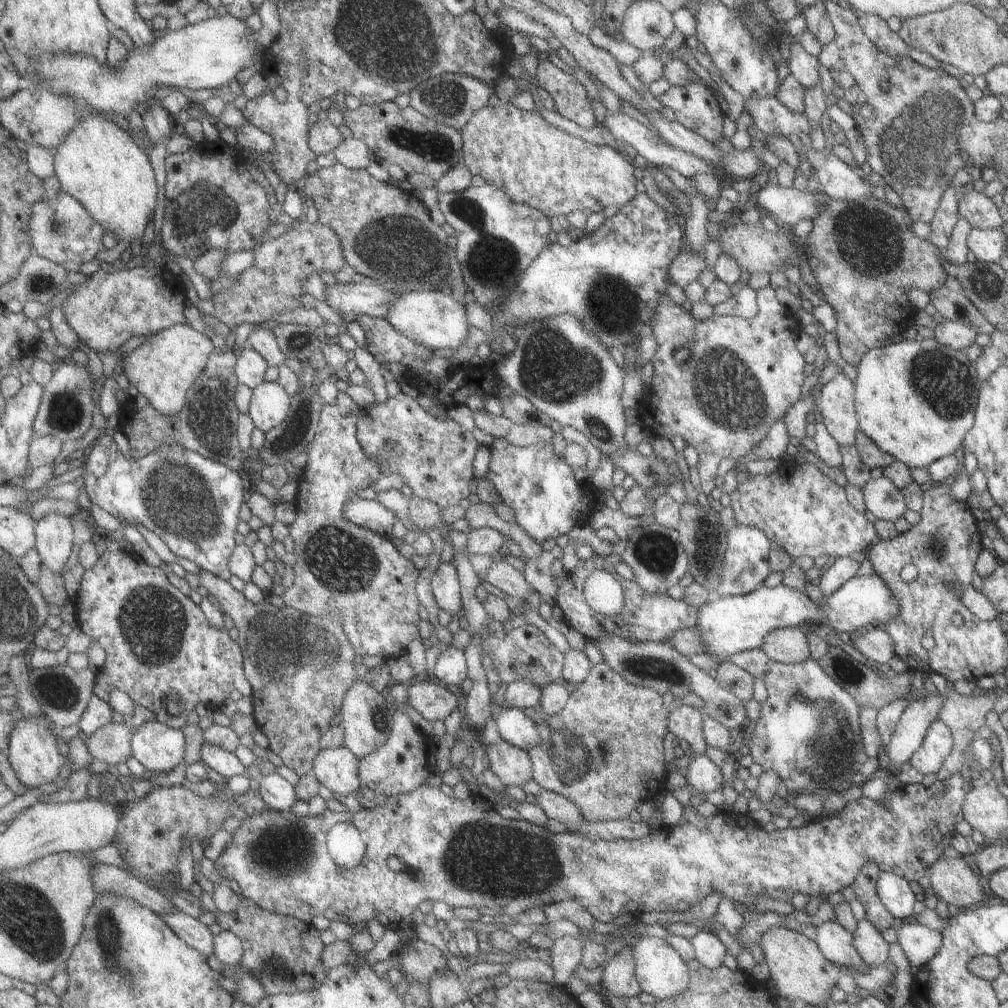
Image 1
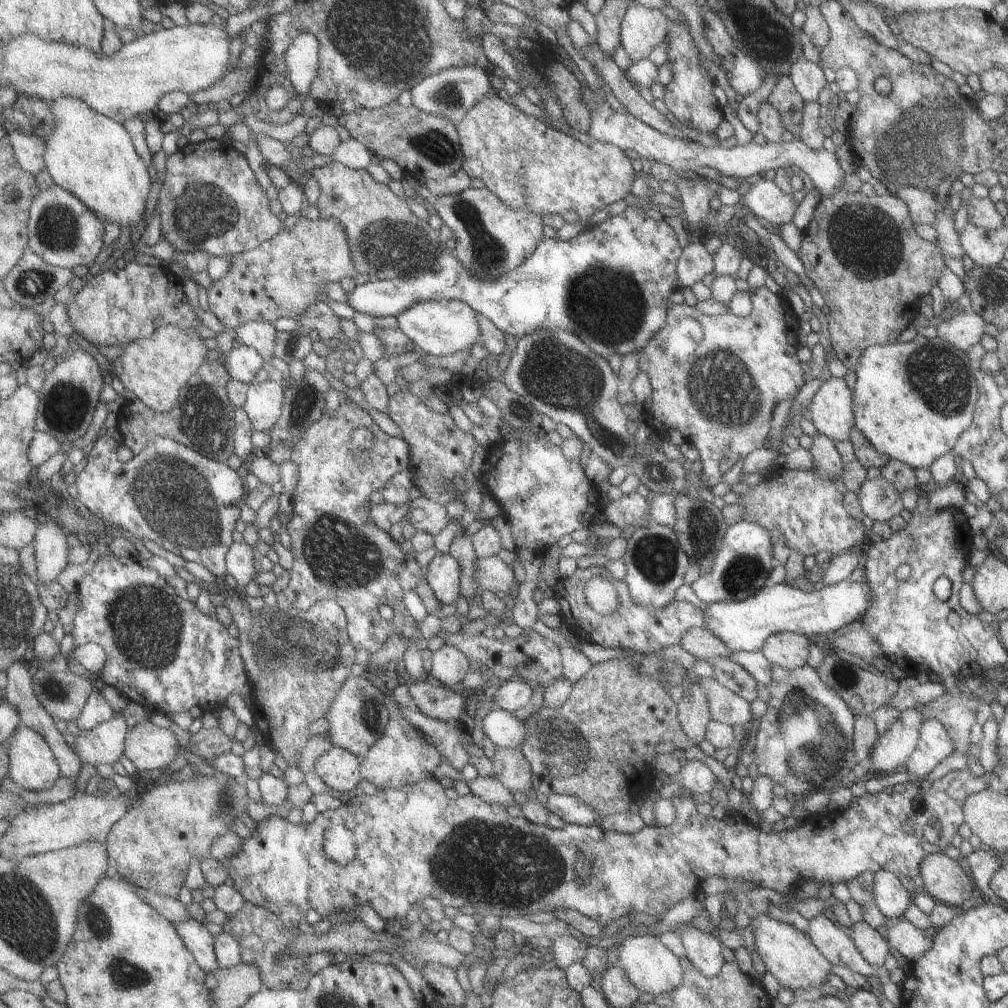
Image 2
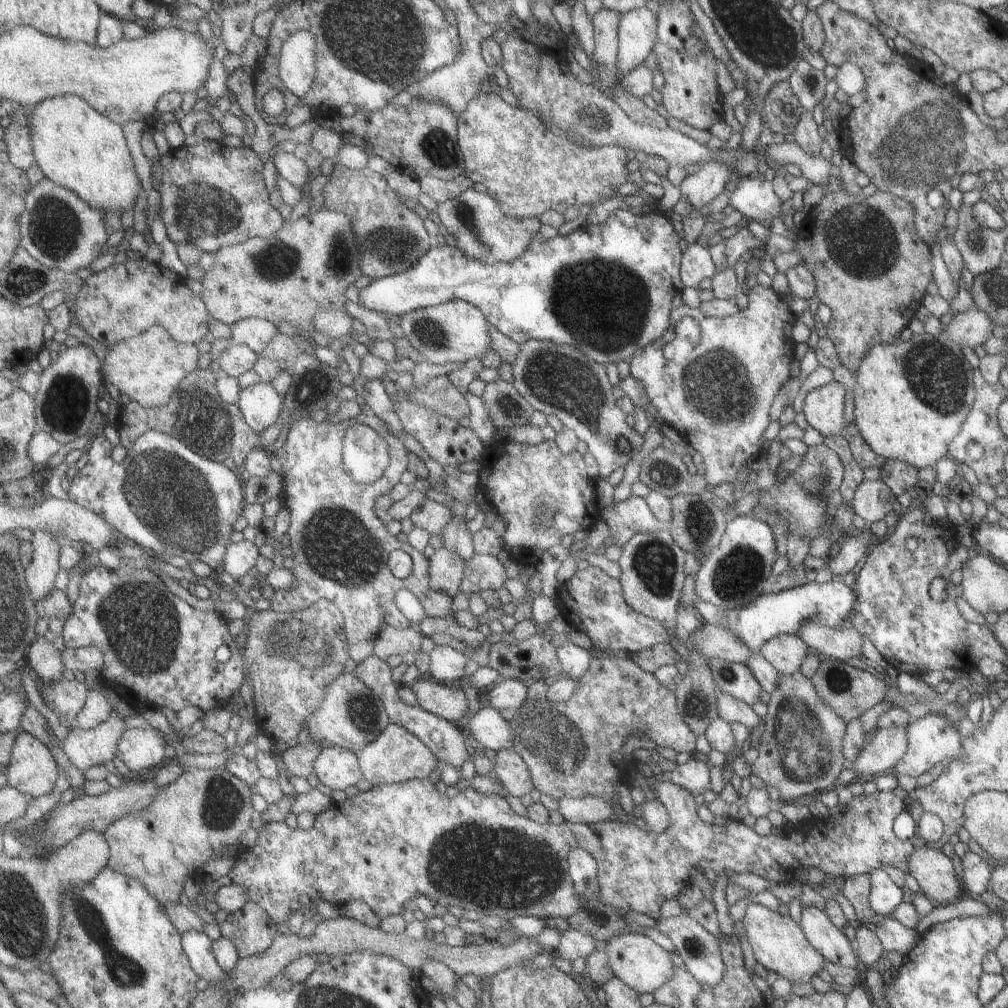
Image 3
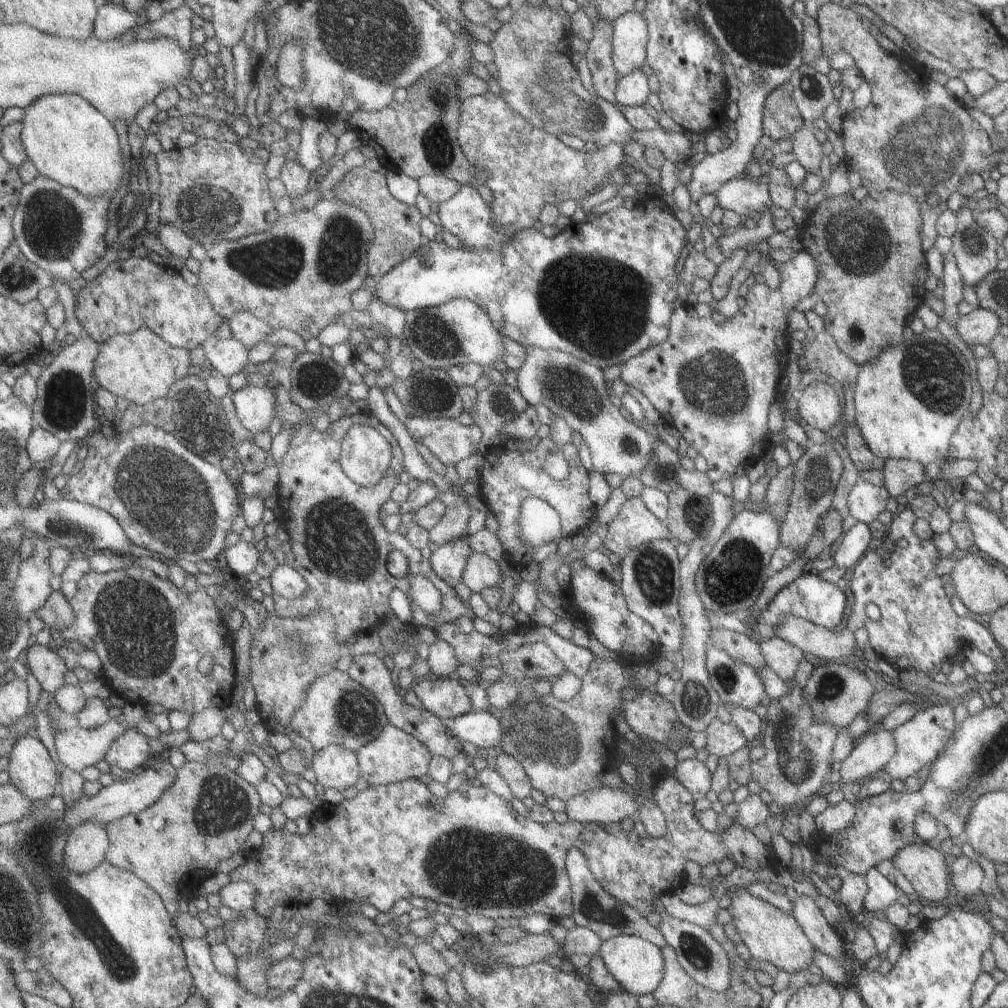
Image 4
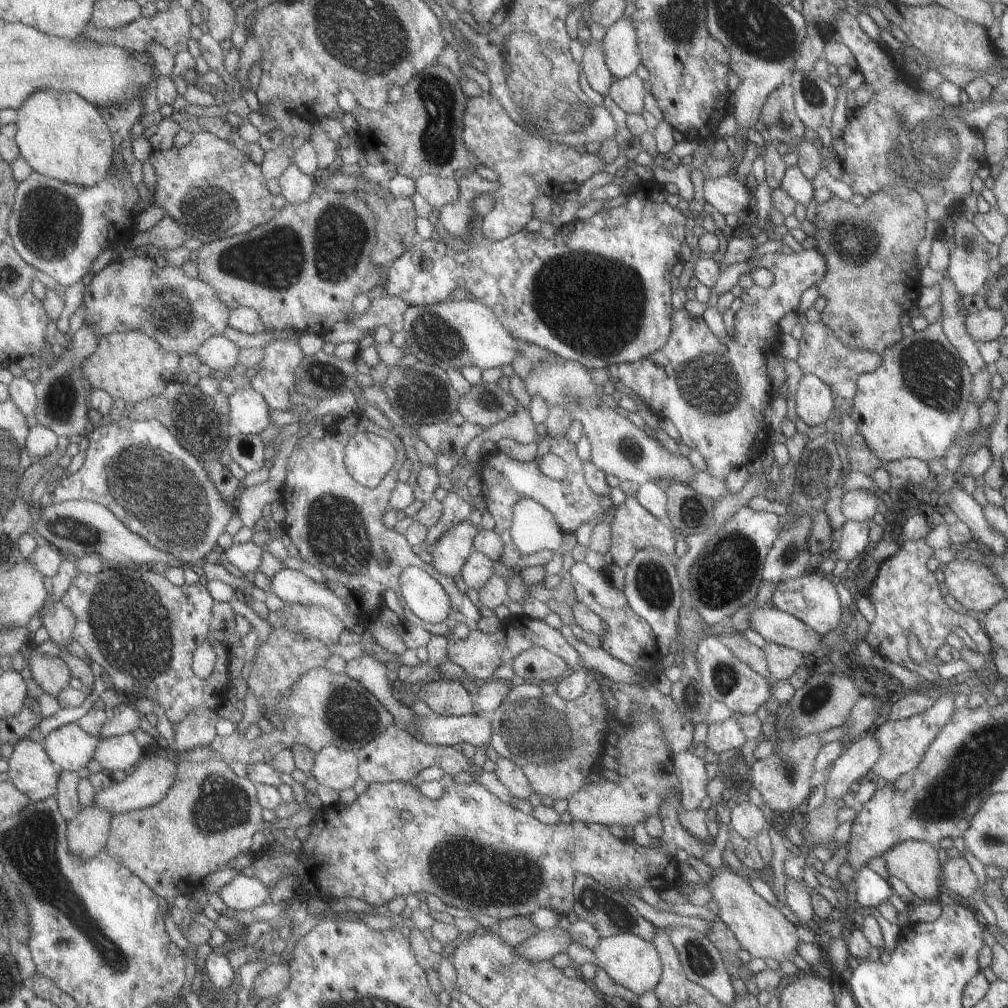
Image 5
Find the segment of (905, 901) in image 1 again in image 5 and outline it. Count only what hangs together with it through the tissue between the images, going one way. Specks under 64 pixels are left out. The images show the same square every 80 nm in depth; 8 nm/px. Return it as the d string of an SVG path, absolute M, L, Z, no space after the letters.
M867 867L859 868L853 872L851 879L855 902L864 907L875 907L881 902L888 901L889 896L895 894L889 884Z

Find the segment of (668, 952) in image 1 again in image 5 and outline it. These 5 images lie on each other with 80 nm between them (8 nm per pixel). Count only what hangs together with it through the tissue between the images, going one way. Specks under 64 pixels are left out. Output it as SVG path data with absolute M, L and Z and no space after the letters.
M628 933L599 938L591 952L593 952L592 964L603 970L612 982L623 986L632 994L639 996L653 990L659 981L662 972L659 956L650 942L643 940L643 938Z

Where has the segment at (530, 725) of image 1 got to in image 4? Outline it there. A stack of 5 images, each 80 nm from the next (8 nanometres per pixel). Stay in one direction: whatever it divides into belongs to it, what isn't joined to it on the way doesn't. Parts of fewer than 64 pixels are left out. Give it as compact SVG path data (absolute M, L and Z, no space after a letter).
M473 710L458 718L443 718L441 722L459 742L469 742L479 749L496 748L501 742L501 726L492 710Z

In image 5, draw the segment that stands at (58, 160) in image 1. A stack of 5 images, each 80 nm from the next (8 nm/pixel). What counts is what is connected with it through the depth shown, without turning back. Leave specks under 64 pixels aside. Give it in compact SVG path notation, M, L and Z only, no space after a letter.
M44 89L31 94L31 97L27 98L23 106L19 106L16 111L15 124L18 126L18 134L15 134L15 142L21 150L21 157L27 160L27 164L33 168L34 172L63 180L63 182L81 184L81 186L95 186L97 182L109 176L111 166L114 166L113 136L97 105L72 91Z

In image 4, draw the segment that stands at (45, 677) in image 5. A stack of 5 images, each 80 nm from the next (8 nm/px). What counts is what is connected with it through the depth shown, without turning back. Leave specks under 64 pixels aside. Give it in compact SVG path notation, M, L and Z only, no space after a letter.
M33 643L25 652L23 660L45 691L55 693L65 685L65 674L69 668L53 645Z

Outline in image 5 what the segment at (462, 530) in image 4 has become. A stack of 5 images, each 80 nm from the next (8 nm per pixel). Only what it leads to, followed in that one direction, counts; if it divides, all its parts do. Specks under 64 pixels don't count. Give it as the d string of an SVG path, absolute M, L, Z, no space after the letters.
M449 490L447 496L442 500L444 507L443 516L441 516L441 520L433 528L429 529L427 545L435 545L435 542L443 536L445 530L450 530L453 526L457 526L459 522L469 520L469 516L471 516L474 508L469 504L469 501L465 500L463 493L462 495L460 493L461 491L457 493L454 490Z

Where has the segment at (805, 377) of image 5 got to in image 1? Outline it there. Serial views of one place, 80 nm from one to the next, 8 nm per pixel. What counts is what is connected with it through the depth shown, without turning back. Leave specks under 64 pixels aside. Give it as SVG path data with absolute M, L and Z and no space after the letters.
M840 371L821 387L817 398L822 423L839 447L853 445L858 429L853 391L854 383Z

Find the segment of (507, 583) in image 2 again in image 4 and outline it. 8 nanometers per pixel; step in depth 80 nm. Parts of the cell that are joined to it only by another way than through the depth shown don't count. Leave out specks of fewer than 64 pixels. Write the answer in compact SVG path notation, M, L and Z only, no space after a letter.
M473 551L464 571L462 582L472 593L480 594L489 586L498 584L499 572L498 564L491 556Z

